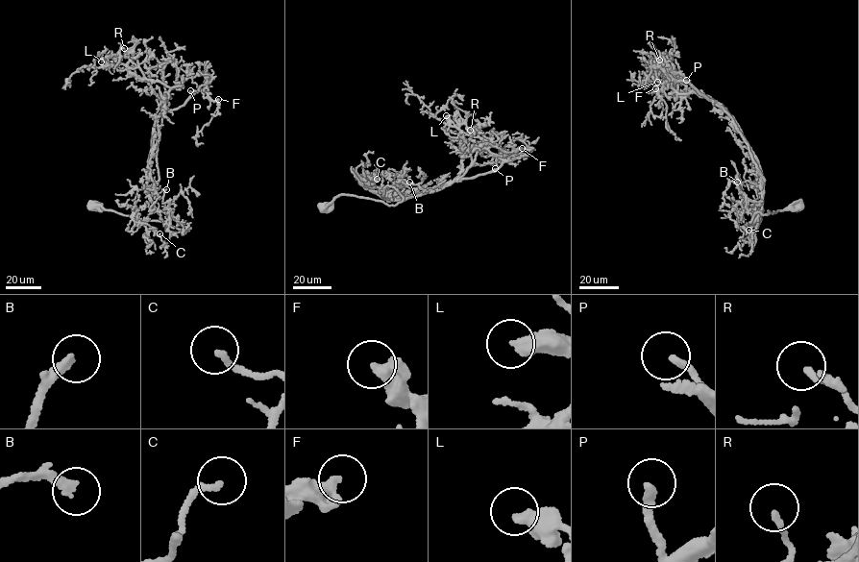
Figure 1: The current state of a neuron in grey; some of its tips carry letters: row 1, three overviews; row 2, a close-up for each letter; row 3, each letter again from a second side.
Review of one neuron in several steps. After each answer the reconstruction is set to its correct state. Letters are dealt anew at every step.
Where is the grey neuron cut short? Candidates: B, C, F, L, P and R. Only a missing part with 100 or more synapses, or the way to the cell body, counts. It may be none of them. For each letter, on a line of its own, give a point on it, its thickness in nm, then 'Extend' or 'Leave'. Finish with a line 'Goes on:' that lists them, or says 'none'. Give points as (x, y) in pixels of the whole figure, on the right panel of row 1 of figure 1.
B: Place: (737, 182). Thickness 280 nm. Leave
C: Place: (748, 230). Thickness 180 nm. Leave
F: Place: (655, 88). Thickness 300 nm. Leave
L: Place: (657, 82). Thickness 440 nm. Leave
P: Place: (686, 80). Thickness 240 nm. Leave
R: Place: (659, 60). Thickness 170 nm. Leave
Goes on: none

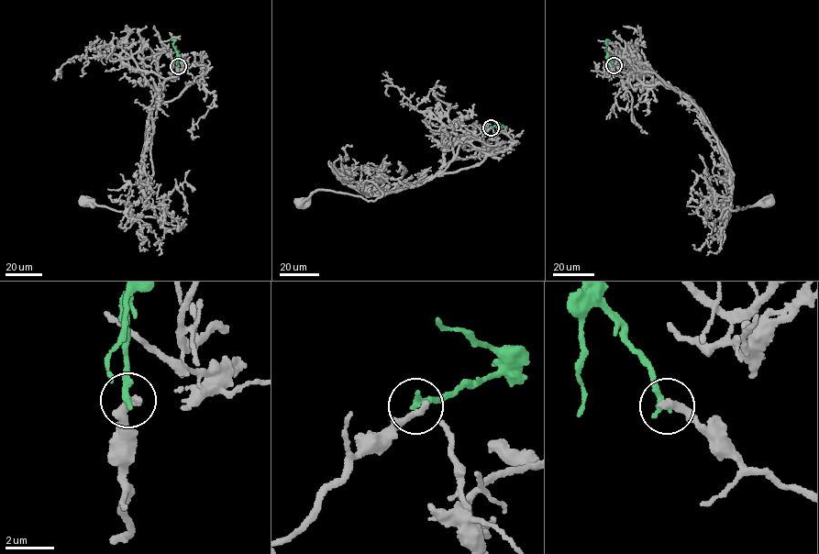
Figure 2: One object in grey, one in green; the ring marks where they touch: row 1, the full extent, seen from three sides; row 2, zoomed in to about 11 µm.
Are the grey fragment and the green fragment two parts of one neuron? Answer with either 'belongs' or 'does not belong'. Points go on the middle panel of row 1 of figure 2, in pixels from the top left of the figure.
does not belong

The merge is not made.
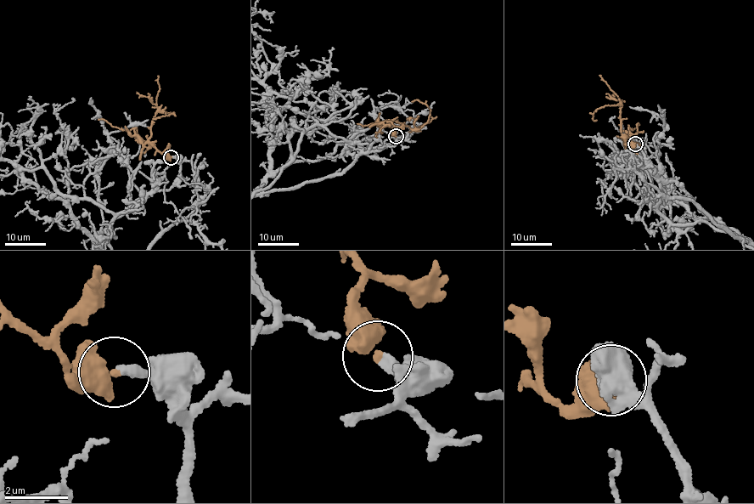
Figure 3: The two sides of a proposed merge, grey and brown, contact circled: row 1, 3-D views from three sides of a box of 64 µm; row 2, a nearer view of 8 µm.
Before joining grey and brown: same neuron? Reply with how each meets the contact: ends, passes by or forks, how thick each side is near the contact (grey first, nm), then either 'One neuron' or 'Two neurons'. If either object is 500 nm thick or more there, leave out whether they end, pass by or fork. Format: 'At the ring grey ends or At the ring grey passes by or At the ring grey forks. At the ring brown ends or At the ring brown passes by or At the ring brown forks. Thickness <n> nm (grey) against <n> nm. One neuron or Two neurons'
Thickness 340 nm (grey) against 650 nm. One neuron

